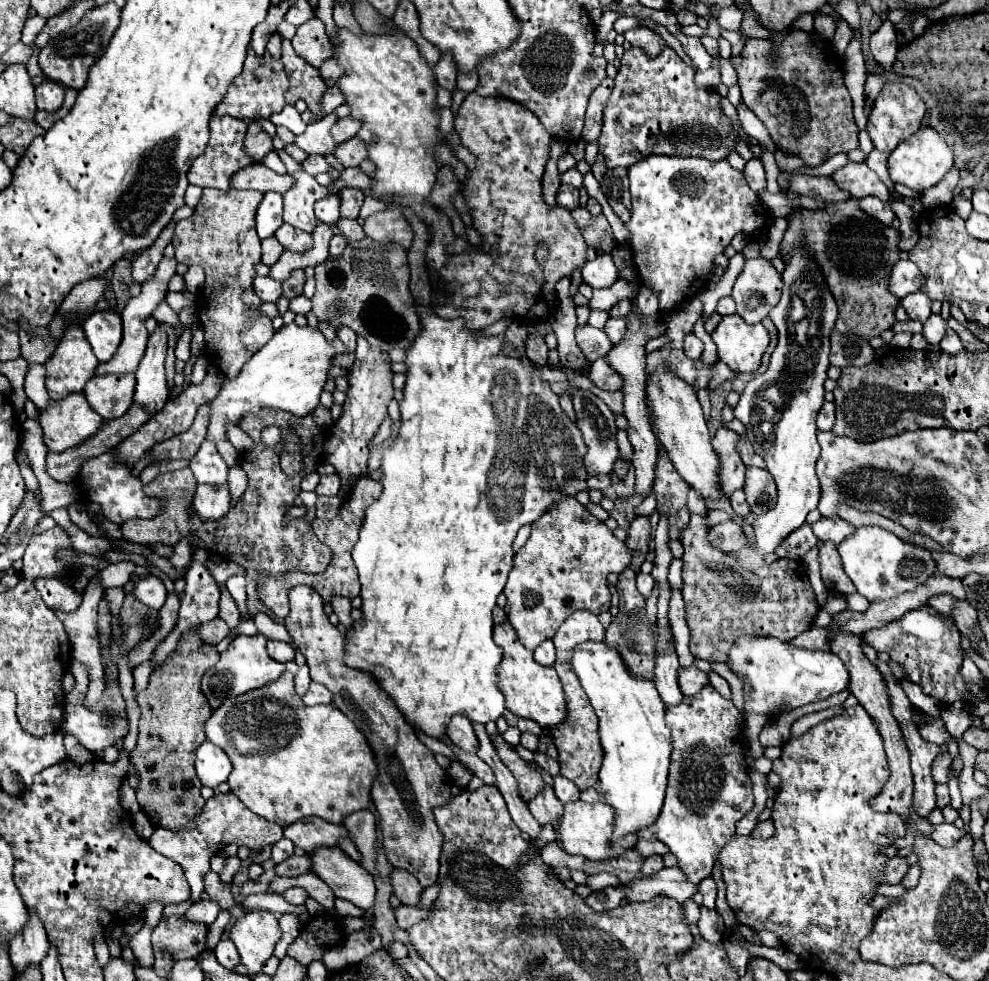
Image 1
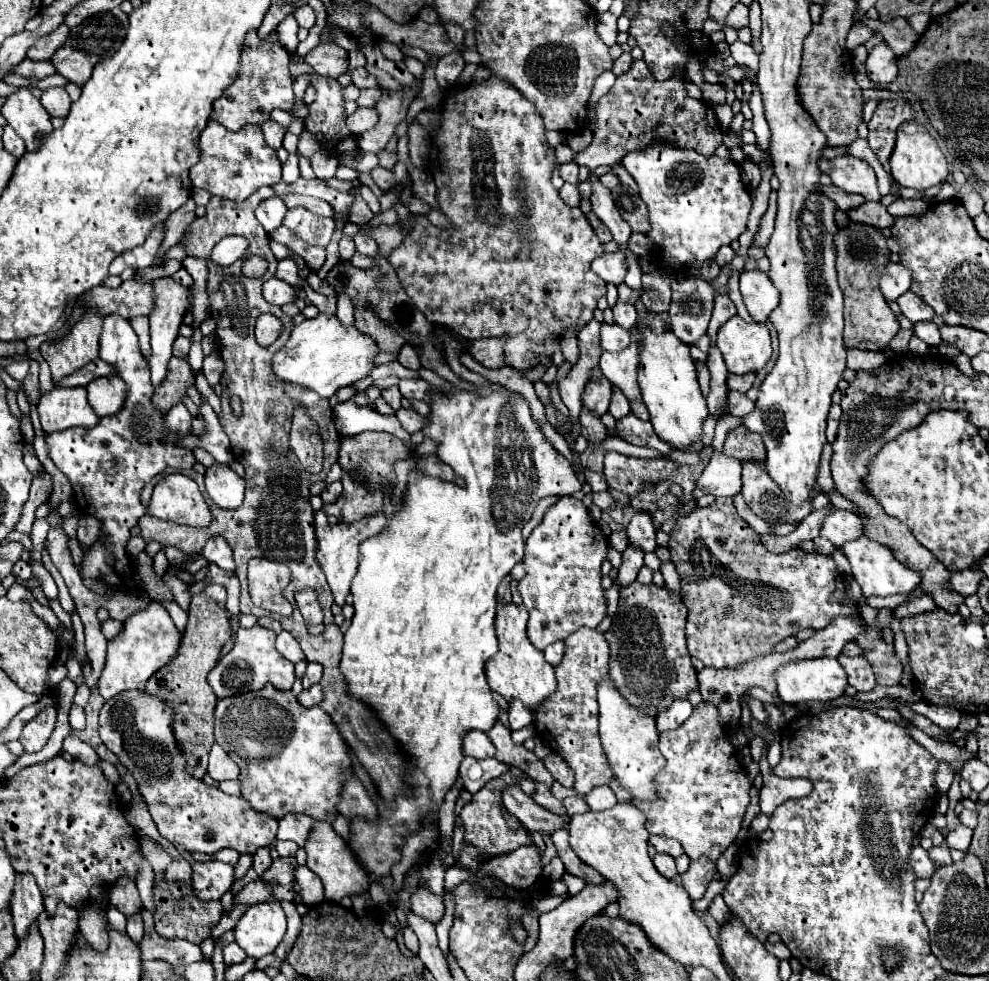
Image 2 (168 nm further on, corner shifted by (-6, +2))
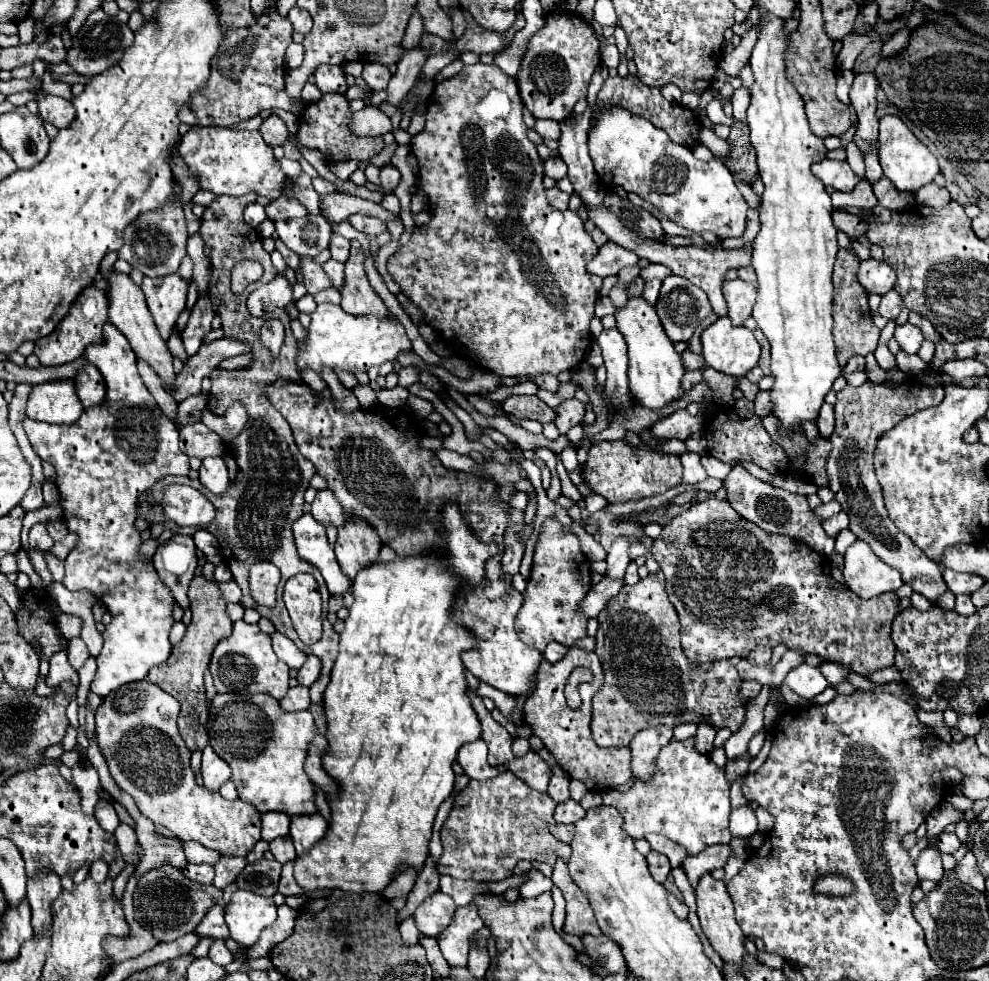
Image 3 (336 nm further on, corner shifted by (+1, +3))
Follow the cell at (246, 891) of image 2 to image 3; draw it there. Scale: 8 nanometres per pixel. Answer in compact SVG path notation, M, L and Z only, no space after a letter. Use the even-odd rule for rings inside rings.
M216 904L208 910L206 918L198 924L198 934L200 936L214 936L214 938L228 938L228 928L226 928L226 922L224 922L224 906Z

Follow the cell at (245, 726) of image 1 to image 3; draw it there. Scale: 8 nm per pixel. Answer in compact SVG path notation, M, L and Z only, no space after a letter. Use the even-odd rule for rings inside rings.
M216 694L210 706L210 718L208 718L208 736L210 746L214 752L224 758L232 768L232 782L238 790L240 800L250 802L256 806L262 814L264 812L284 812L288 816L302 816L302 814L316 814L316 792L314 784L304 772L304 760L308 754L308 746L312 738L316 736L316 722L310 714L310 710L302 712L284 712L280 708L280 702L272 698L270 694Z

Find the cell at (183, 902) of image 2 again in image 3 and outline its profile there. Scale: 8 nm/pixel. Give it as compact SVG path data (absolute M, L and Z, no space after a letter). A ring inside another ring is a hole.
M162 866L144 874L138 880L134 892L134 908L138 922L142 922L142 926L148 926L160 942L172 942L188 932L194 932L214 904L216 896L212 896L206 886L190 882L178 868L172 866Z

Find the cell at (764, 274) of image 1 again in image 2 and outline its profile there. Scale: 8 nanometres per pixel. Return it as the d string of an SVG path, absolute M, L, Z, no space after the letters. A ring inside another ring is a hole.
M755 269L753 271L743 271L741 279L739 279L739 285L741 285L743 303L749 311L749 315L755 321L765 323L769 313L779 303L779 291L775 289L775 285L767 277L767 273L755 271Z

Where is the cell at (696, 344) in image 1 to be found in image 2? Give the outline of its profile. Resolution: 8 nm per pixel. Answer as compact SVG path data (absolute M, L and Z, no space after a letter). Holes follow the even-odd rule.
M689 275L673 277L671 291L671 329L689 345L705 335L717 291L707 281Z

